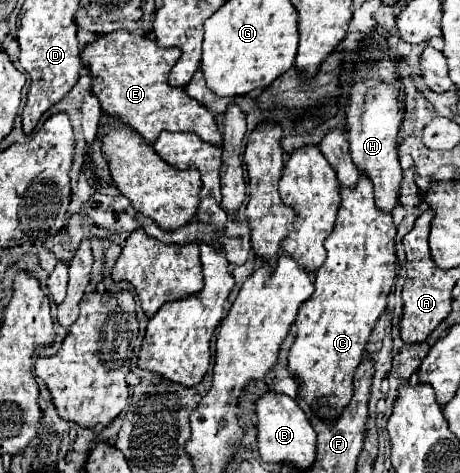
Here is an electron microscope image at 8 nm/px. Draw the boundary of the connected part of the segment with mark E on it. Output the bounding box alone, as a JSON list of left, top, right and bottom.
[82,29,222,145]

